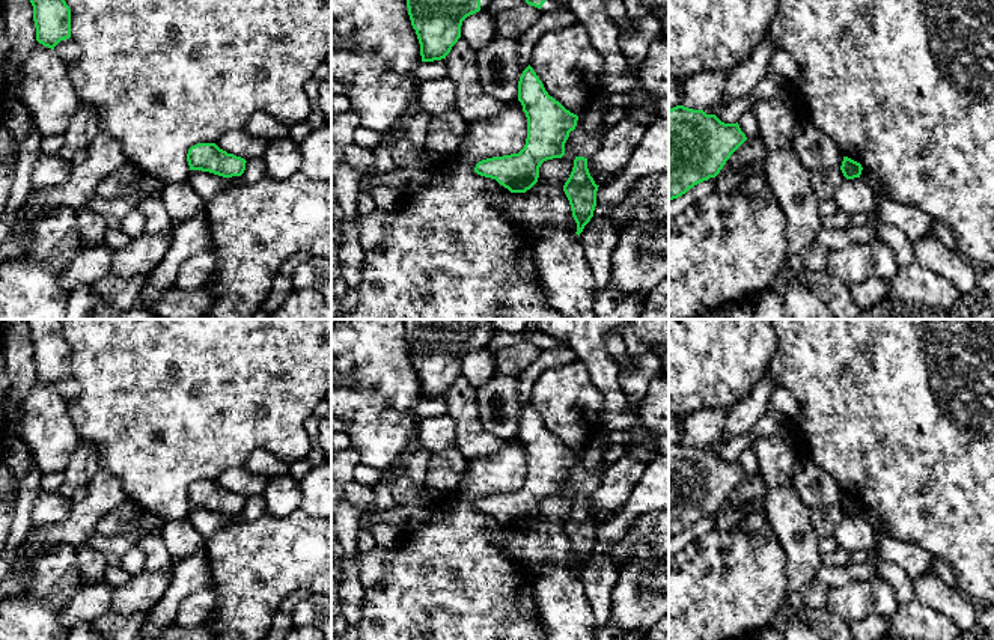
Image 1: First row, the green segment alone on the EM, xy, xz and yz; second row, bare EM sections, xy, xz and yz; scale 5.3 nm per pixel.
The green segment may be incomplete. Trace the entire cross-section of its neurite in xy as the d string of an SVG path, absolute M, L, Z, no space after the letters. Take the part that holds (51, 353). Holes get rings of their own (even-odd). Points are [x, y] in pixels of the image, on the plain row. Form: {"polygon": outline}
{"polygon": "M27 319L36 378L44 384L54 384L71 375L71 346L62 331L62 319Z"}

